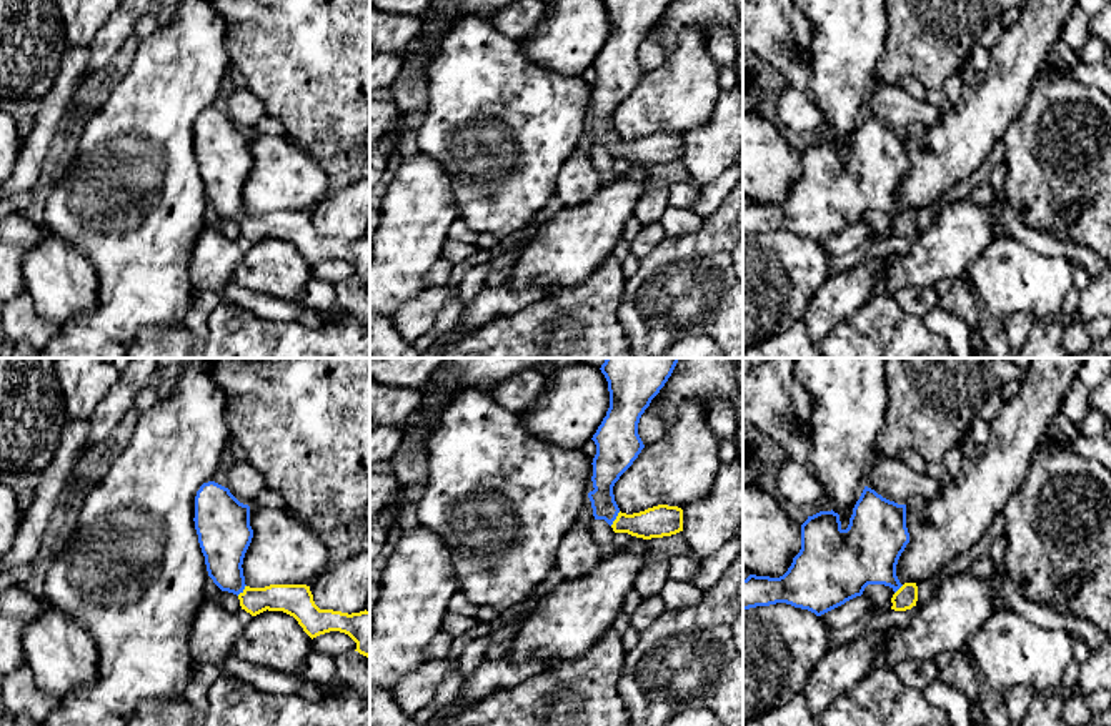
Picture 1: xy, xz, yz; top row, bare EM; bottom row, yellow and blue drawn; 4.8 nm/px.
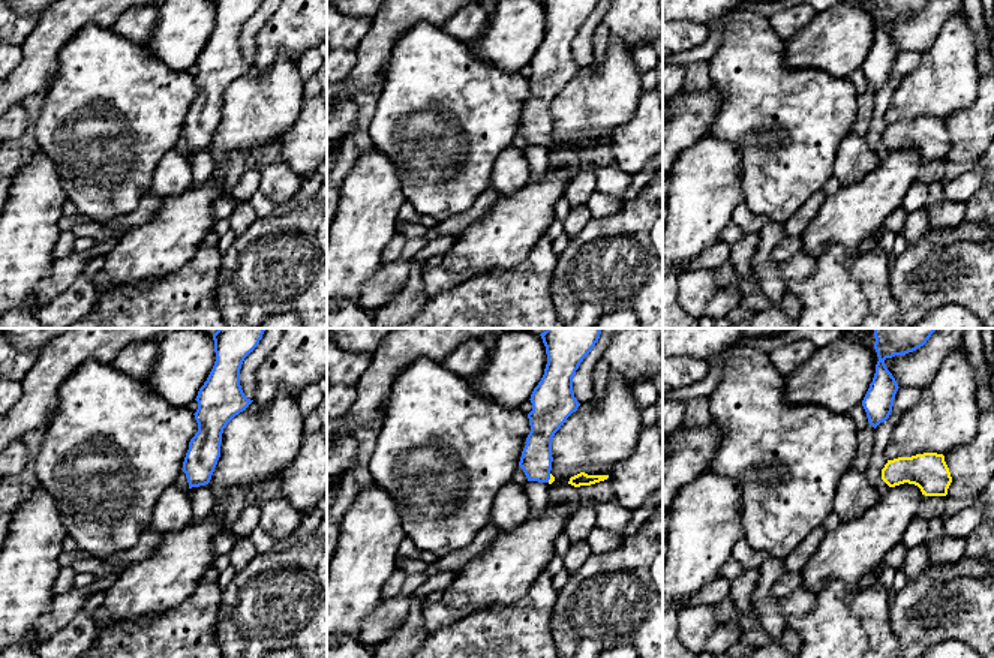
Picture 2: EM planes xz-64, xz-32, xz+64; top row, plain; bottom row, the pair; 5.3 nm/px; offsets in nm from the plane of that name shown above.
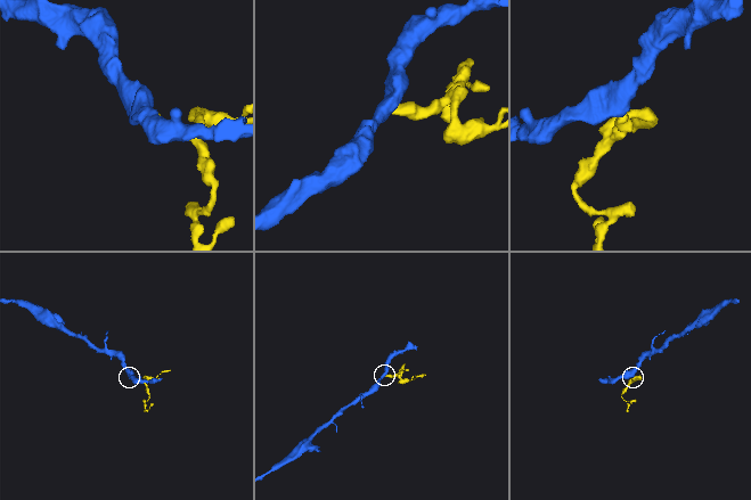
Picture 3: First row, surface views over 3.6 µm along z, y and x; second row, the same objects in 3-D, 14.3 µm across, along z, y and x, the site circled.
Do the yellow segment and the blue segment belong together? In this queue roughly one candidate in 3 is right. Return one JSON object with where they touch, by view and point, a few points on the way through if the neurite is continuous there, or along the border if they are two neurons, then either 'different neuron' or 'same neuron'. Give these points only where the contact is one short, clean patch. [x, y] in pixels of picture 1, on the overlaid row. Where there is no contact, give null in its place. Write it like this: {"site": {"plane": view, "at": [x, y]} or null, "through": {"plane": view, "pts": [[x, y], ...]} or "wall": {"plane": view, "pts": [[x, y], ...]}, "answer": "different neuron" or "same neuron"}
{"site": {"plane": "xz", "at": [617, 518]}, "through": {"plane": "xz", "pts": [[662, 520], [617, 518], [605, 507], [607, 468]]}, "answer": "same neuron"}

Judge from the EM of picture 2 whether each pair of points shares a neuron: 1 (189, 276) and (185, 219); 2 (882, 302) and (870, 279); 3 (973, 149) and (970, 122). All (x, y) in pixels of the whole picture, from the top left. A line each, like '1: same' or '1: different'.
1: different
2: same
3: same

